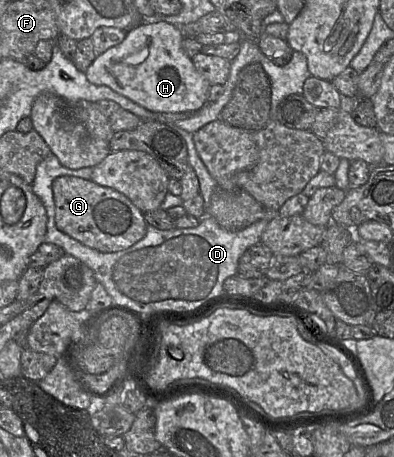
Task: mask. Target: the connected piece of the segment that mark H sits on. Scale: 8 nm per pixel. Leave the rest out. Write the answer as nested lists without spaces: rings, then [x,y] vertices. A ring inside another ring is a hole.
[[[165,21],[142,22],[128,30],[120,44],[95,58],[85,73],[87,80],[107,86],[151,112],[197,112],[207,104],[211,85],[183,51],[183,38],[180,27],[176,25]]]

